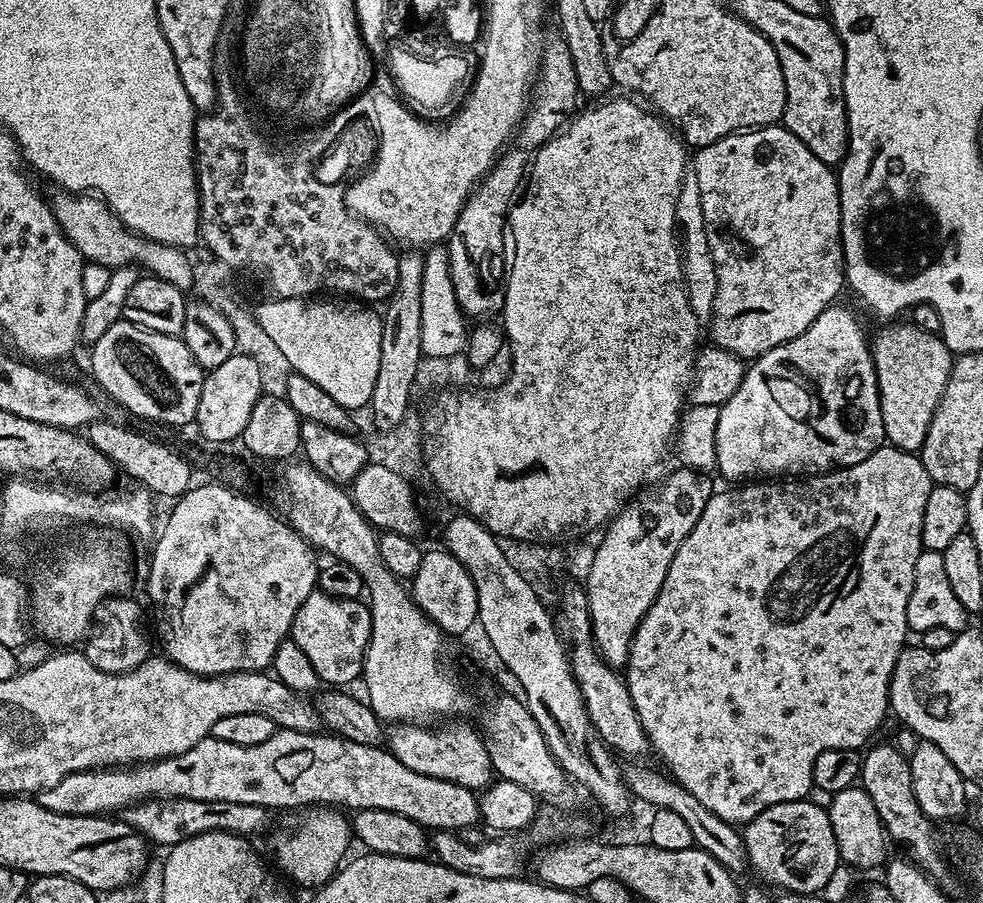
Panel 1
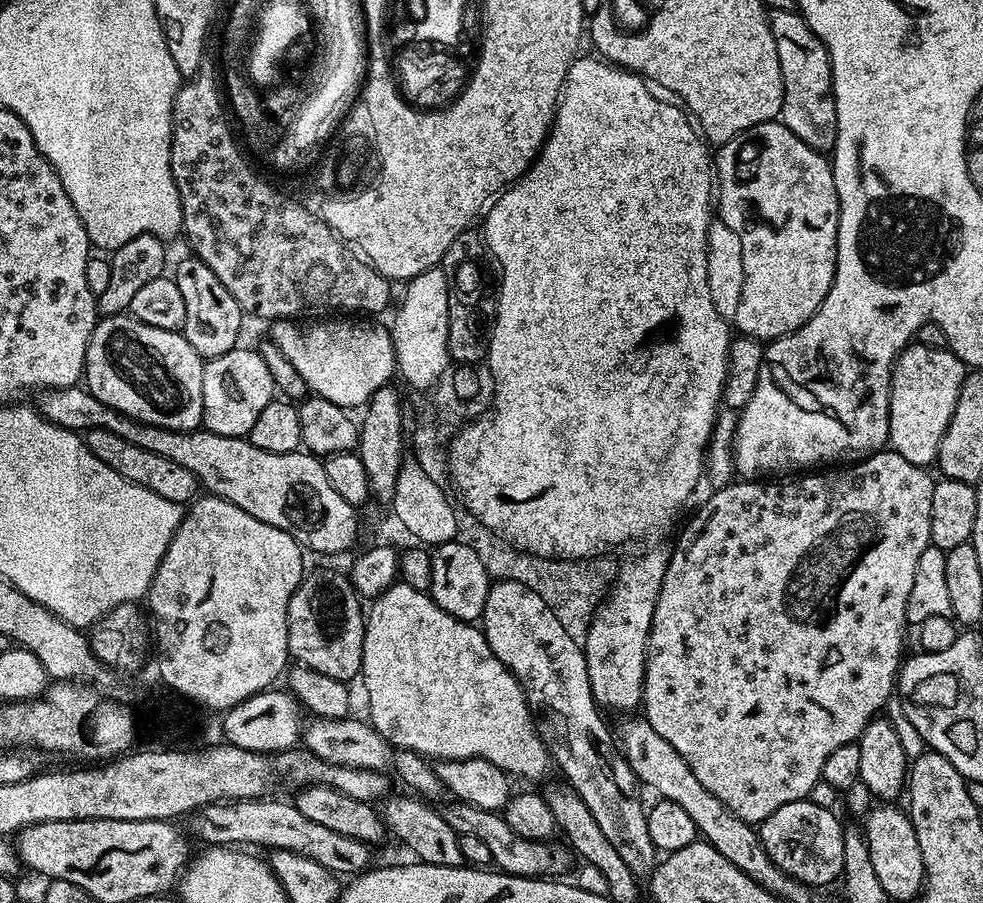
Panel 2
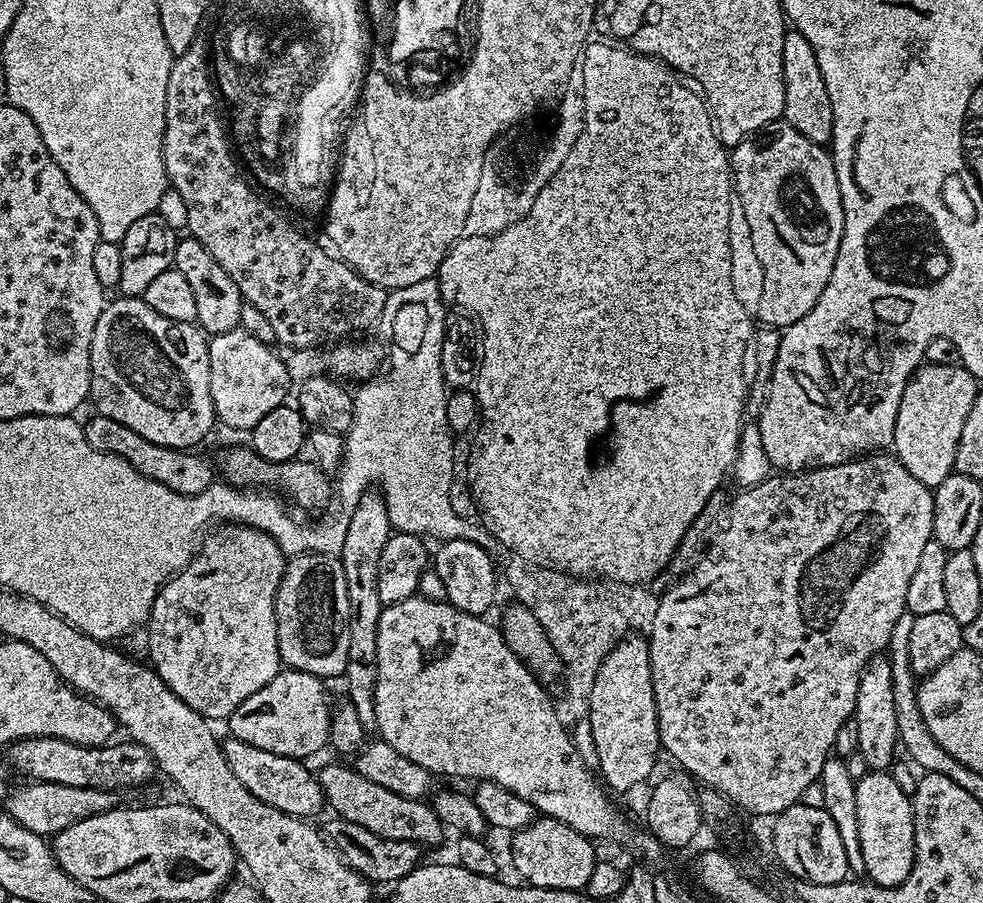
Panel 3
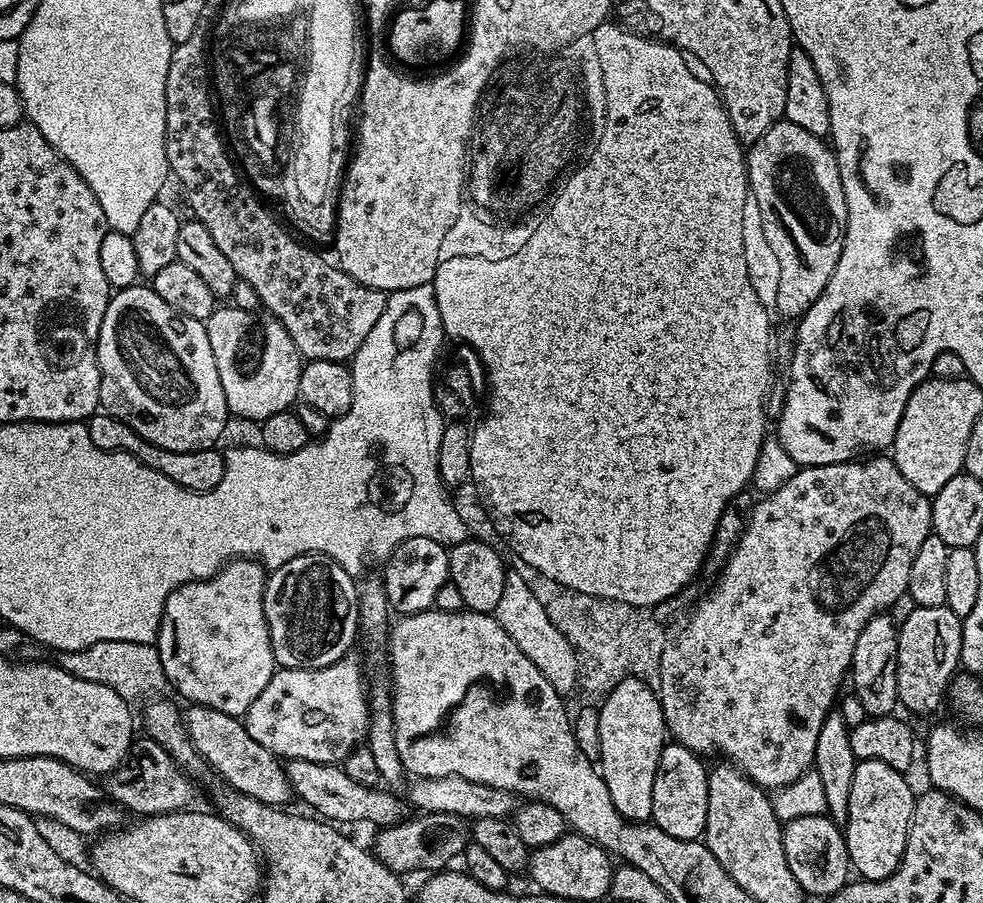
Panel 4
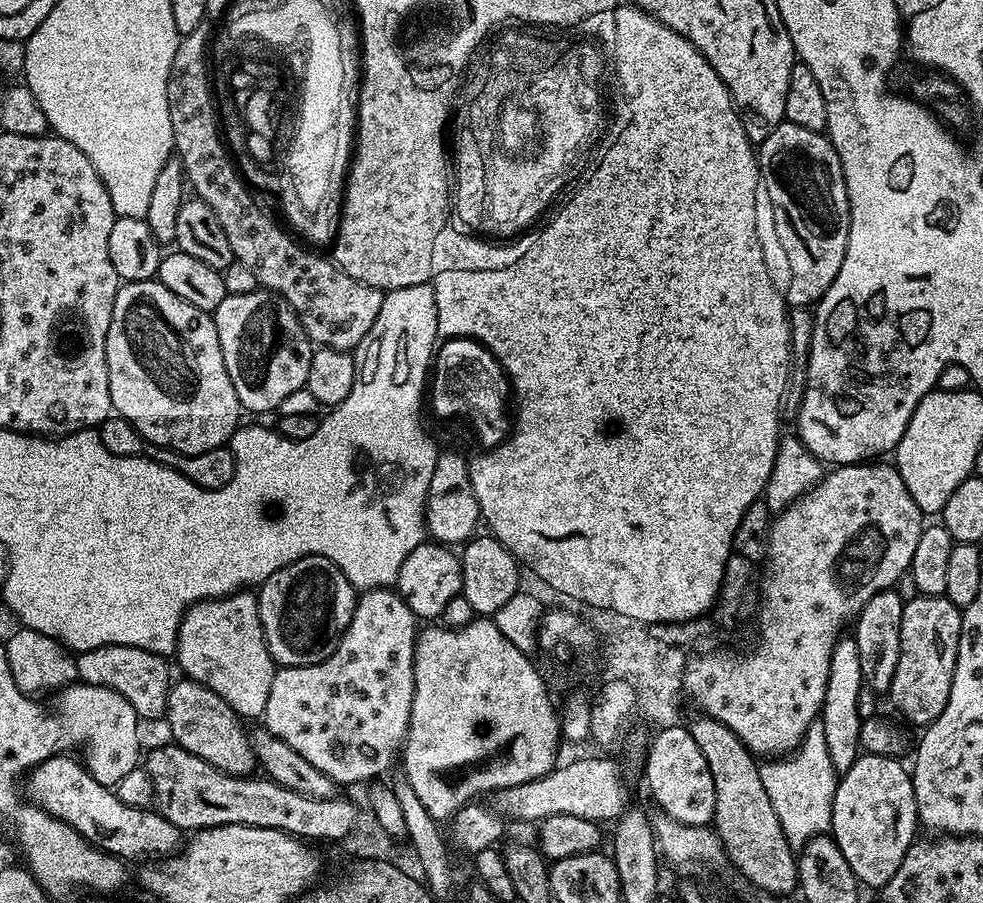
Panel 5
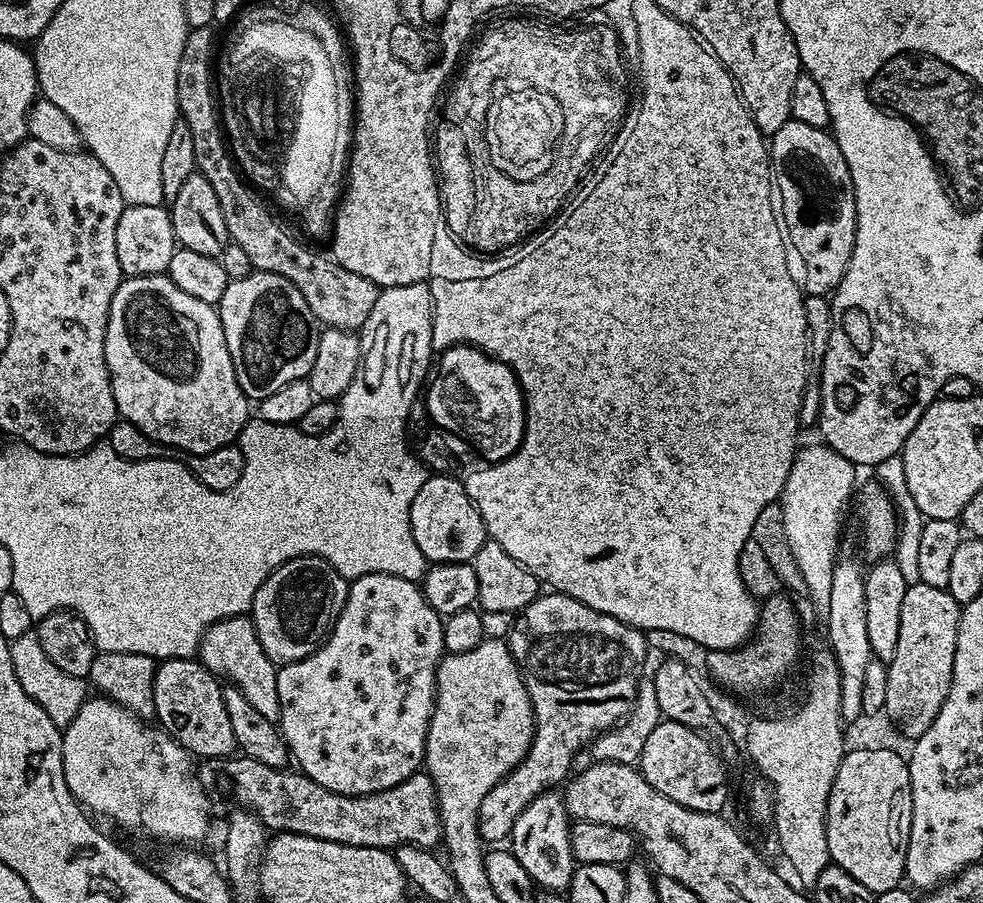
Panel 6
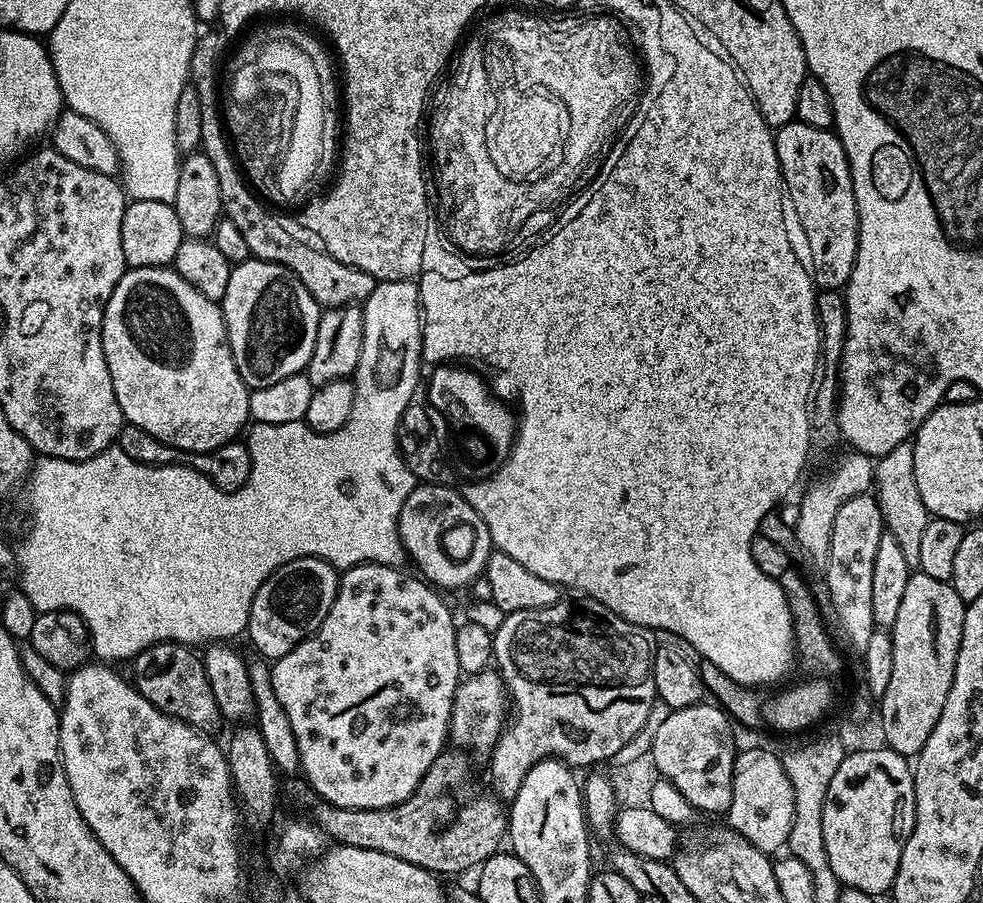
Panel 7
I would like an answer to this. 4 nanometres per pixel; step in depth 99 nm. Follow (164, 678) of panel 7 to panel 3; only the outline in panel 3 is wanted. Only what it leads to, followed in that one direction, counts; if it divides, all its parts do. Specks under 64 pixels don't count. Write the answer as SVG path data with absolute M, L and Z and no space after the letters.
M225 739L222 744L224 757L234 770L238 782L254 794L266 806L274 806L274 810L282 810L291 816L312 818L312 815L321 807L325 807L324 791L320 789L320 781L307 768L304 760L296 760L293 756L270 754L270 750L258 750L258 746L250 746L241 740Z

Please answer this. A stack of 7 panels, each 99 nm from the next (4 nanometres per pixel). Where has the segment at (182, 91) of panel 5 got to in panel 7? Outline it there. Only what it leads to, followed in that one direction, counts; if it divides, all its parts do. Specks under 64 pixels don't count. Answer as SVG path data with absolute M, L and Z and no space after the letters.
M215 31L208 32L205 36L203 33L196 41L190 69L190 84L198 90L198 102L202 102L200 148L210 158L210 162L214 162L214 171L218 174L218 190L222 190L223 215L230 222L234 222L234 226L238 226L246 246L250 246L250 257L286 266L286 270L295 274L302 286L310 290L321 309L343 308L367 300L378 283L373 276L366 274L366 270L358 270L354 266L338 262L338 258L334 258L315 243L312 245L304 240L296 240L295 234L267 208L269 205L250 187L230 147L226 124L218 104L216 108L216 79L220 76L220 55L224 52L226 36L223 31Z

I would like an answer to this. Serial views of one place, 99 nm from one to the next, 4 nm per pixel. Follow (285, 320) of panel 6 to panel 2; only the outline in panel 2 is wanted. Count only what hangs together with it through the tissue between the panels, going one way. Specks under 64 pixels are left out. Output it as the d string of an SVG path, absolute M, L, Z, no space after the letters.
M234 347L226 354L213 356L205 363L202 374L203 427L214 434L247 437L258 414L277 395L278 389L262 362L259 351Z

